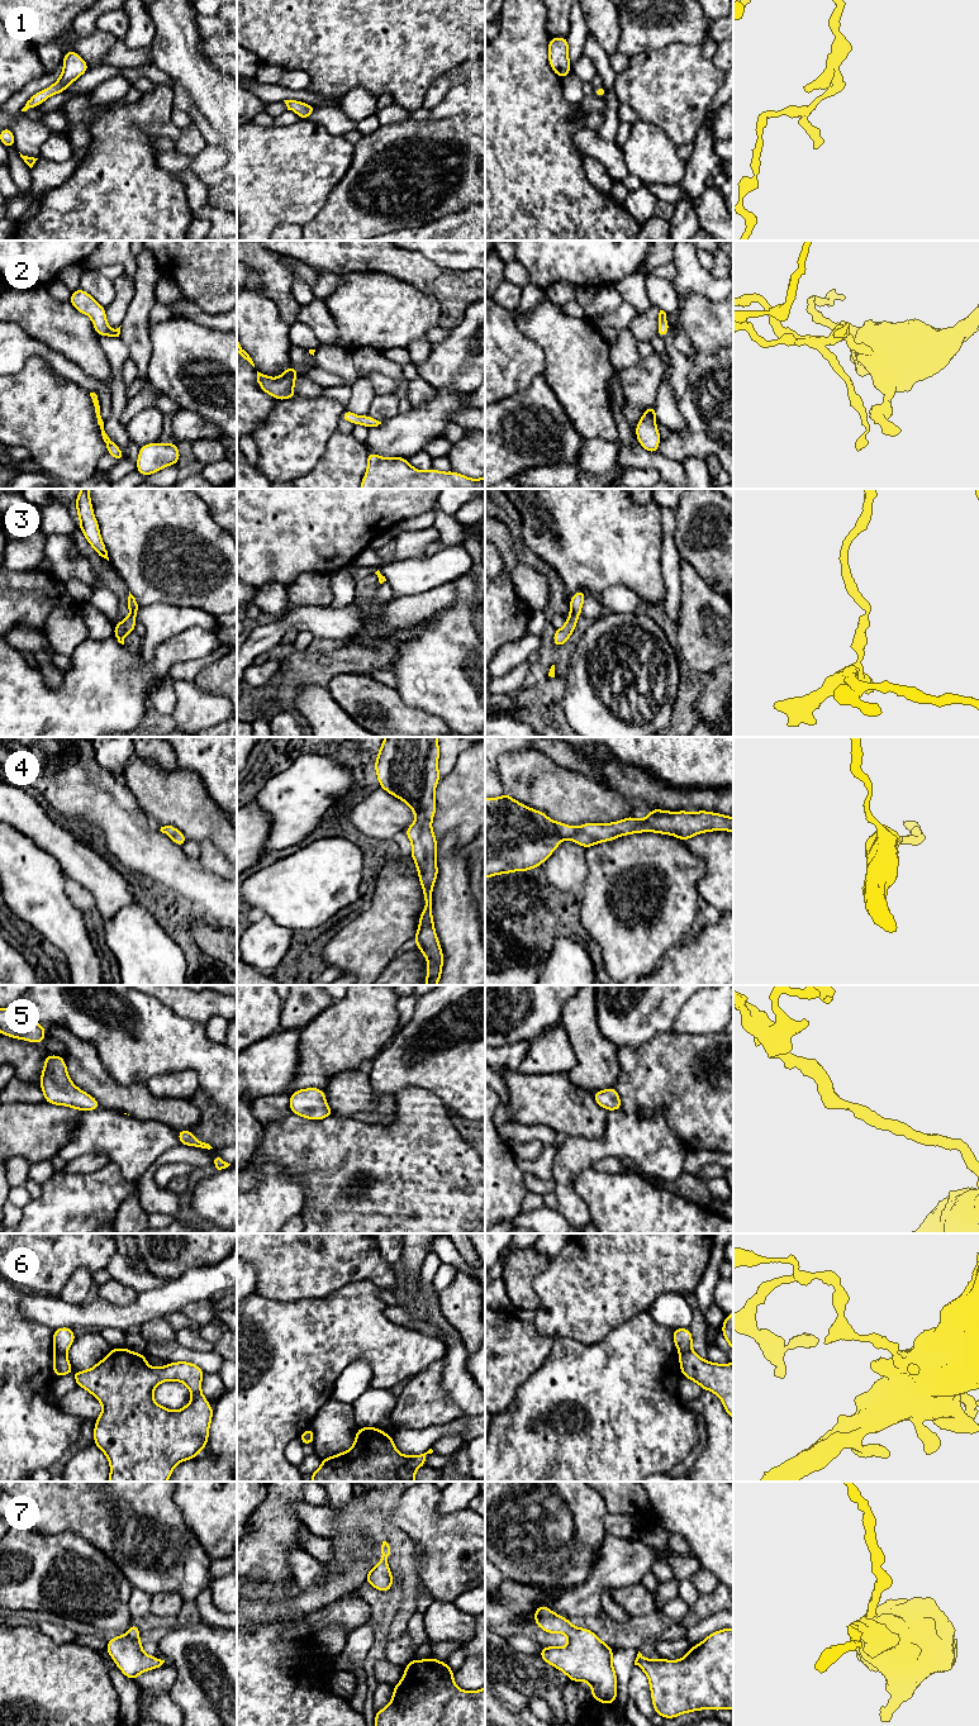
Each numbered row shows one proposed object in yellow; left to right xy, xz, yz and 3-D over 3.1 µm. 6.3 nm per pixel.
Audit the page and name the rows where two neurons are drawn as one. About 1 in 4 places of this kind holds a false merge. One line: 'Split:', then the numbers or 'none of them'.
Split: 6

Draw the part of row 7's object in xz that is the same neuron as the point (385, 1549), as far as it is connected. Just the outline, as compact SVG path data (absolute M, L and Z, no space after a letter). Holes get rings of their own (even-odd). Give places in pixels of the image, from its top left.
M382 1541L381 1554L382 1556L379 1564L366 1573L365 1582L371 1584L377 1591L389 1592L393 1588L393 1573L388 1568L390 1546L386 1541Z

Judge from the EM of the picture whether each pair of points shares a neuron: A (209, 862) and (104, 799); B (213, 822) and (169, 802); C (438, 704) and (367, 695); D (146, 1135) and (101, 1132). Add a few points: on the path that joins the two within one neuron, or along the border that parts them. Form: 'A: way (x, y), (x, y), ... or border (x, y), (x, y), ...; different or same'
A: border (198, 860), (209, 871), (223, 878); different
B: way (202, 819), (180, 802); same
C: border (395, 688), (408, 704), (428, 713); different
D: way (134, 1135), (113, 1133); same

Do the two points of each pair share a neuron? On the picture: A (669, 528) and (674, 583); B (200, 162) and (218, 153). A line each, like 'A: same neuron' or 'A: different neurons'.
A: same neuron
B: same neuron

